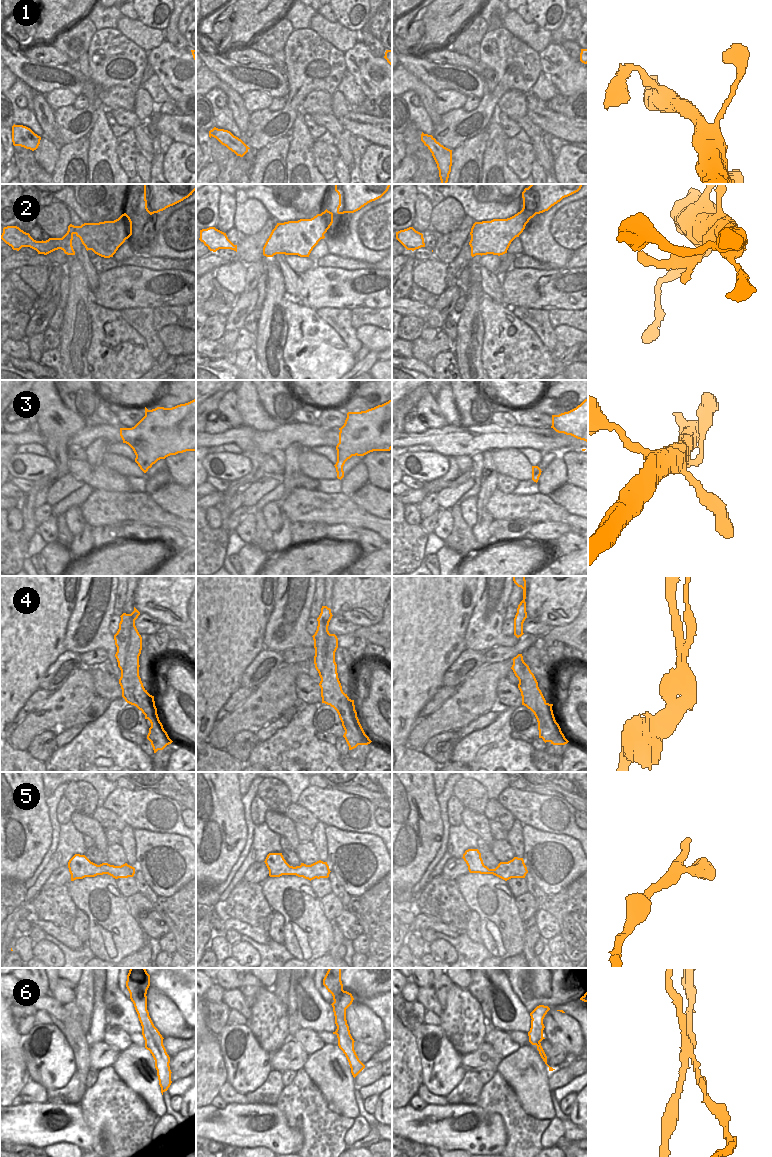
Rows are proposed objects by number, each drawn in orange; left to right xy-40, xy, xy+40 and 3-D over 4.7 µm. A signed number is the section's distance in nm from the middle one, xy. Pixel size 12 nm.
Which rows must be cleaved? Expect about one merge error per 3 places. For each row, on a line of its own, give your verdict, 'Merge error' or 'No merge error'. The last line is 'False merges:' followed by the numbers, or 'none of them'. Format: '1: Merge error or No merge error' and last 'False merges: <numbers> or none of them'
1: No merge error
2: No merge error
3: No merge error
4: Merge error
5: No merge error
6: Merge error
False merges: 4, 6.

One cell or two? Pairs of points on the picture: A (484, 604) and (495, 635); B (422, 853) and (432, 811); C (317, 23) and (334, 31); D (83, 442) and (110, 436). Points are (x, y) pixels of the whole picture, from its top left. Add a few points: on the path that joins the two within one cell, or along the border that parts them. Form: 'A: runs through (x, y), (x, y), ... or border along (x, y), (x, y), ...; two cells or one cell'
A: runs through (484, 612), (487, 627); one cell
B: runs through (424, 843), (424, 821); one cell
C: runs through (321, 26), (330, 31); one cell
D: runs through (90, 435), (103, 434); one cell

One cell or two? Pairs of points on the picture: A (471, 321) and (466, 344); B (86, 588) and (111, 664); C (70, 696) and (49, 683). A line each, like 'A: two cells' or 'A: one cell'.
A: one cell
B: one cell
C: two cells

